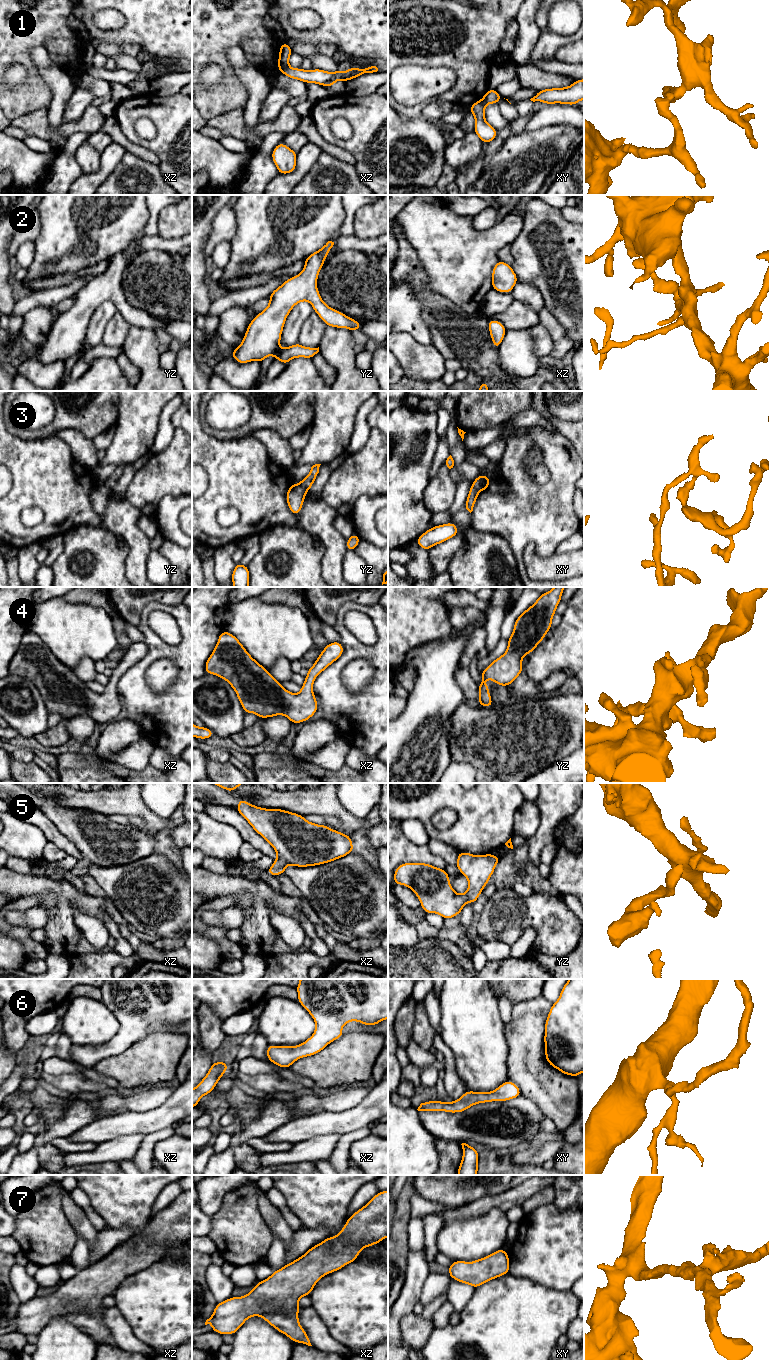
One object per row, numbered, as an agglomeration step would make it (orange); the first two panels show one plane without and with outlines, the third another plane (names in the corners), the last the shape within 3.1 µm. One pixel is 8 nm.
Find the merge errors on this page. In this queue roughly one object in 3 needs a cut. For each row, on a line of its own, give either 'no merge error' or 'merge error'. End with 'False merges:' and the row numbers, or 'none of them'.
1: merge error
2: no merge error
3: merge error
4: no merge error
5: no merge error
6: no merge error
7: no merge error
False merges: 1, 3

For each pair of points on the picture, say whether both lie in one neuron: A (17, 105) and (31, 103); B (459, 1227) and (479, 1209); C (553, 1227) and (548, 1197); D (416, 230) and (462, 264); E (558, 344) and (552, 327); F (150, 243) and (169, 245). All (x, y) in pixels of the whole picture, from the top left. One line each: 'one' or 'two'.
A: one
B: two
C: two
D: one
E: one
F: one

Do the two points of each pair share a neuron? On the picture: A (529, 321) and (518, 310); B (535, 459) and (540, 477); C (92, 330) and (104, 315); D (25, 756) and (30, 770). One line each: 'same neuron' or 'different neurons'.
A: same neuron
B: same neuron
C: same neuron
D: different neurons

